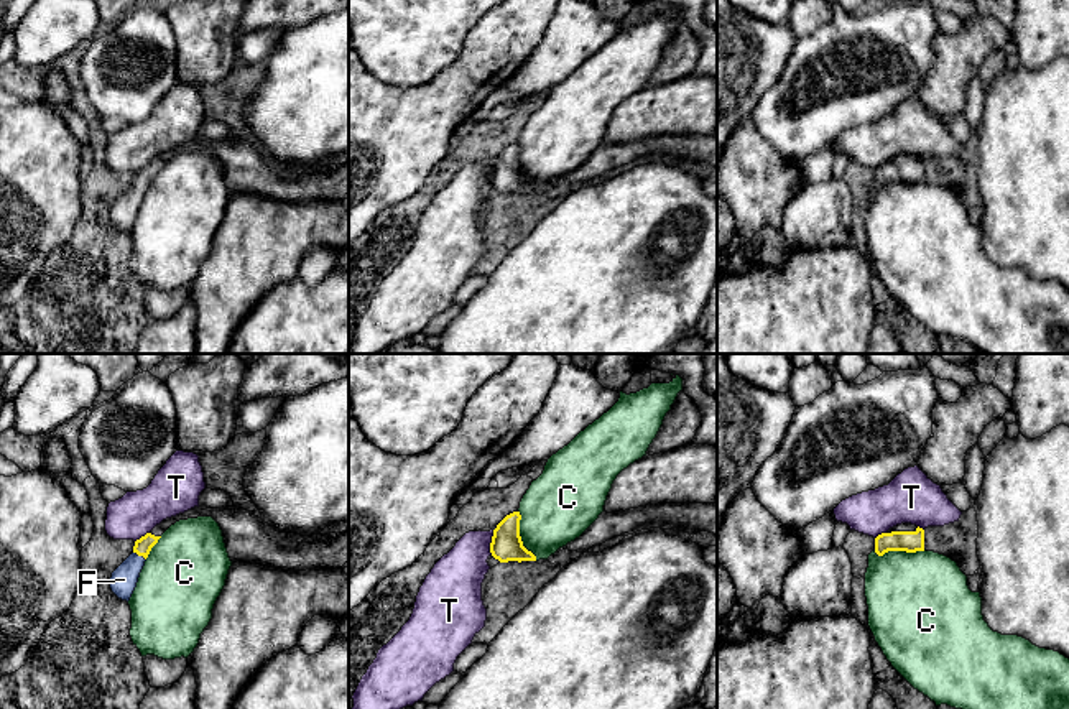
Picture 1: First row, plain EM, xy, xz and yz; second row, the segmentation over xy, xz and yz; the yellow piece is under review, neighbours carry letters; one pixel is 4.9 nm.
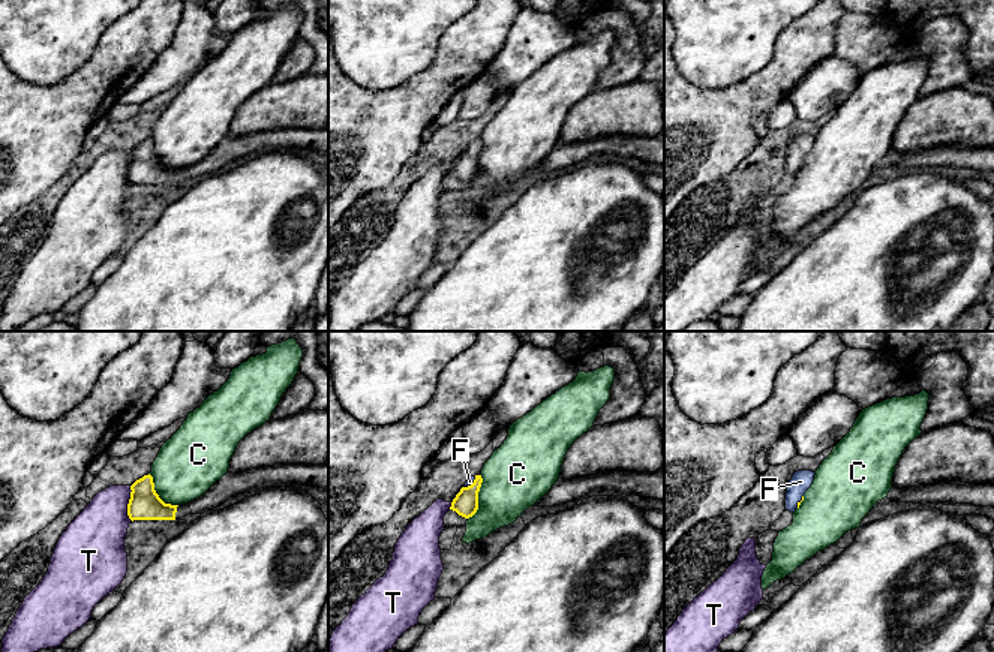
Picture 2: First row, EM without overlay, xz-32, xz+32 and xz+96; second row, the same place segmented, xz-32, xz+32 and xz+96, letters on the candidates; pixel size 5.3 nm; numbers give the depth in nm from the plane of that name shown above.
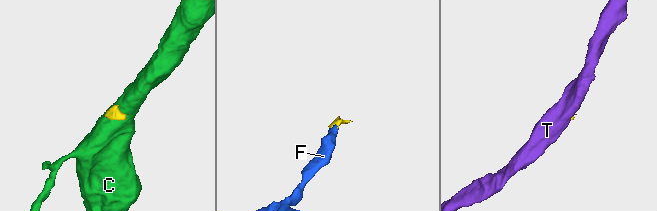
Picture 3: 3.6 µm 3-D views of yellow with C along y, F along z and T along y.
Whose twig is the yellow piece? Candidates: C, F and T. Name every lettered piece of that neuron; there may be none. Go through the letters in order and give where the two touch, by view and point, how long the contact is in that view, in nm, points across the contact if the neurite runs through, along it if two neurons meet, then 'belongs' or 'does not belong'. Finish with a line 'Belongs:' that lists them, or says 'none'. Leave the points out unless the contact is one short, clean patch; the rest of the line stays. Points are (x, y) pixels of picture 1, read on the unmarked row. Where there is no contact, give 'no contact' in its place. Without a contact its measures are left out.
C: yz (898, 181) | 260 nm | along yz (925, 181), (885, 183), (882, 186), (874, 183) | does not belong
F: xy (140, 186) | 80 nm | across xy (142, 178), (140, 186), (124, 211) | belongs
T: xz (492, 173) | 120 nm | along xz (494, 162), (490, 185) | does not belong
Belongs: F

